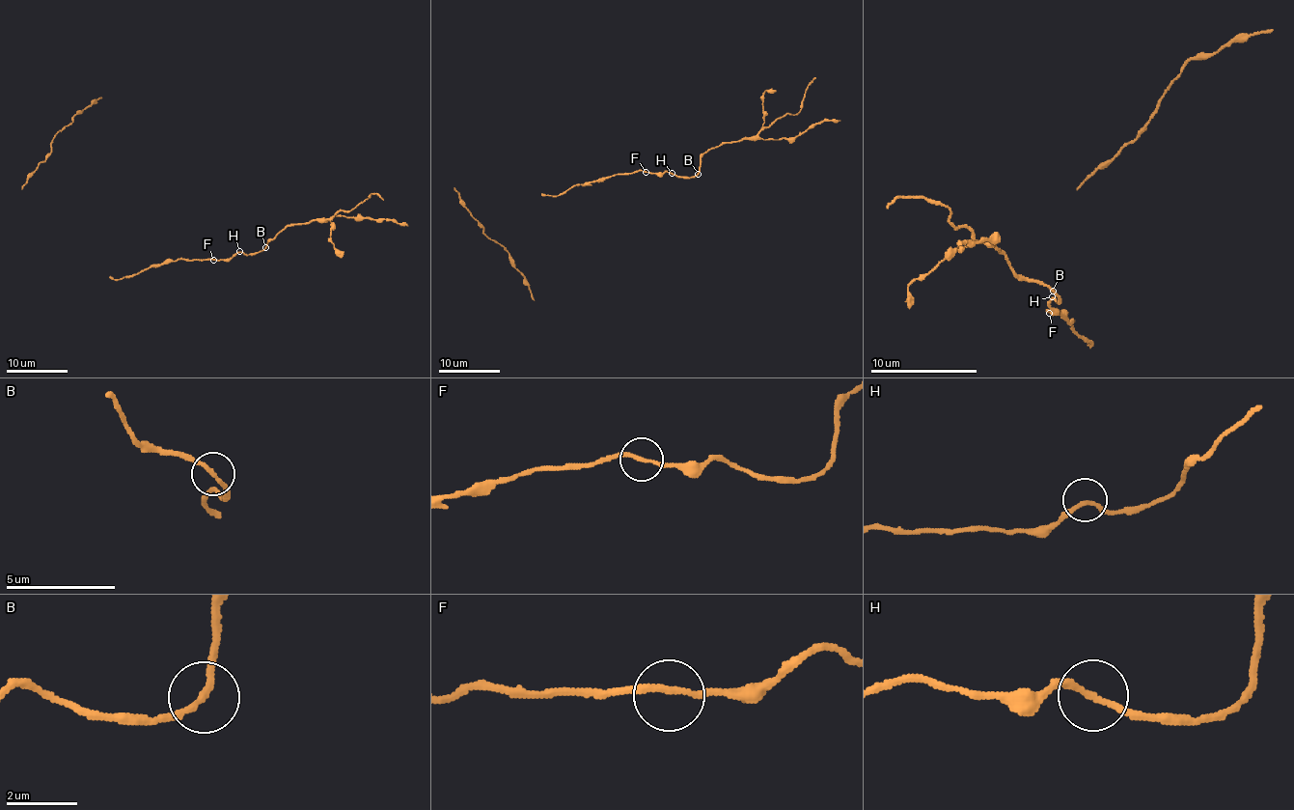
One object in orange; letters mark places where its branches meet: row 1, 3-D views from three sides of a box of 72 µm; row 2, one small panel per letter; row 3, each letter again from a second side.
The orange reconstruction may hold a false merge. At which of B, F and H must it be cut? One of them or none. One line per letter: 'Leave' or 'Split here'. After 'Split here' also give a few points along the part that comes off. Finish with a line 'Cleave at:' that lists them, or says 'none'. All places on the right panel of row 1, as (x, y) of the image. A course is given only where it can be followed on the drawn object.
B: Leave
F: Leave
H: Leave
Cleave at: none

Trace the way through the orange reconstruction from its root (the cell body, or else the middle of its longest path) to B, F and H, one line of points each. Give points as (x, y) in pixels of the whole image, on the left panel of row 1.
B: (140, 271), (179, 259), (232, 259), (237, 253), (255, 254), (265, 248)
F: (140, 271), (179, 259), (213, 260)
H: (140, 271), (179, 259), (232, 259), (239, 251)

